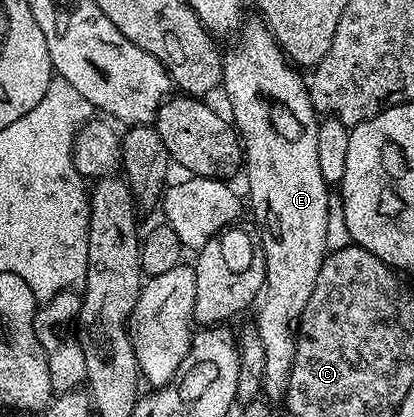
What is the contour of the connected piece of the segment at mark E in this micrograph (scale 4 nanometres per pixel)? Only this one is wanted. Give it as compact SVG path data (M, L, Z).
M247 19L237 33L238 48L232 49L230 53L227 51L222 57L220 88L221 91L226 91L226 96L230 99L229 115L240 137L240 152L246 155L246 192L250 195L248 208L249 211L250 208L254 211L262 256L266 259L266 282L260 293L260 303L257 305L258 321L256 321L260 342L264 342L262 392L271 401L281 401L286 395L286 383L292 370L292 358L296 358L298 319L304 314L304 306L308 306L308 298L312 298L312 290L316 286L316 274L320 274L320 266L328 255L326 246L328 198L332 195L332 188L320 174L317 146L320 116L314 111L310 101L307 81L303 73L287 60L286 55L282 53L282 48L275 42L274 36L267 30L261 19L253 19Z

